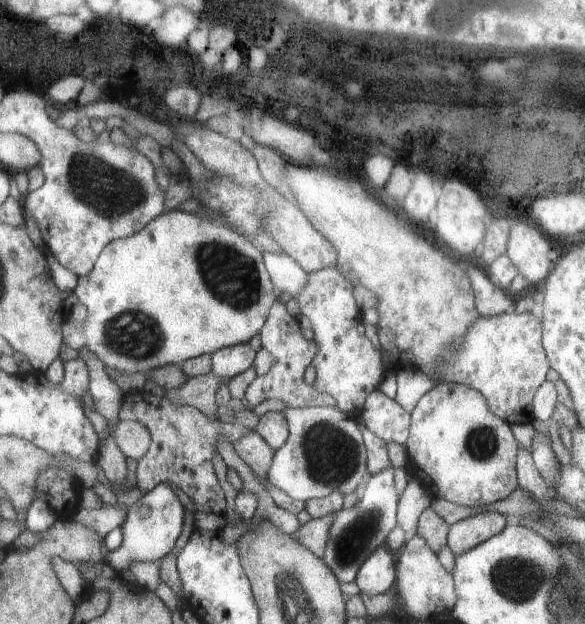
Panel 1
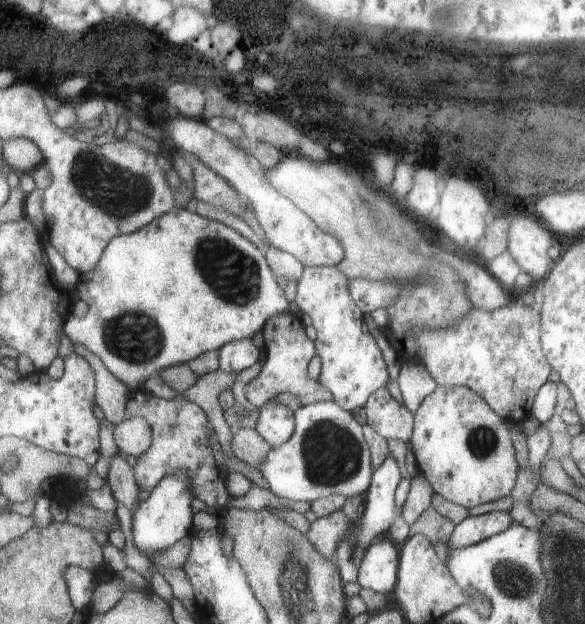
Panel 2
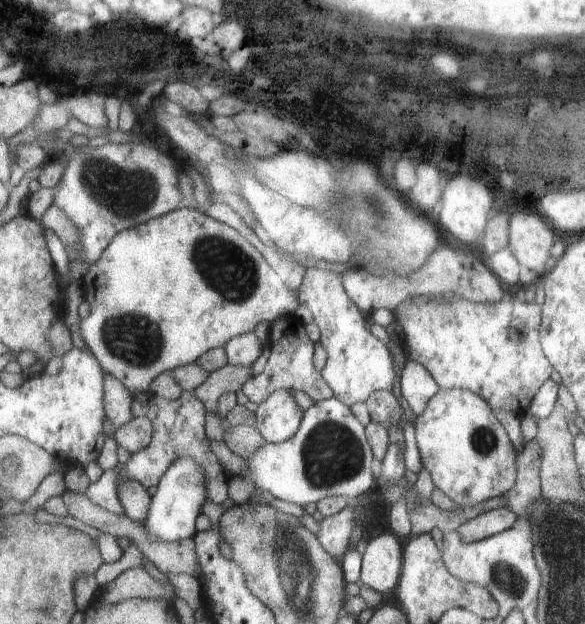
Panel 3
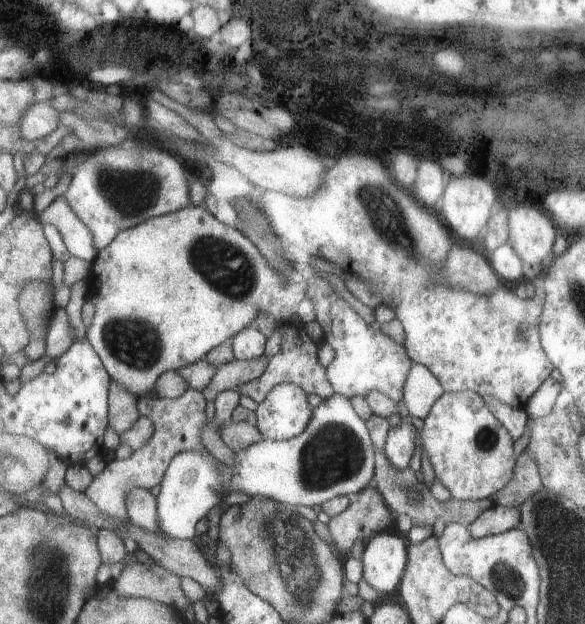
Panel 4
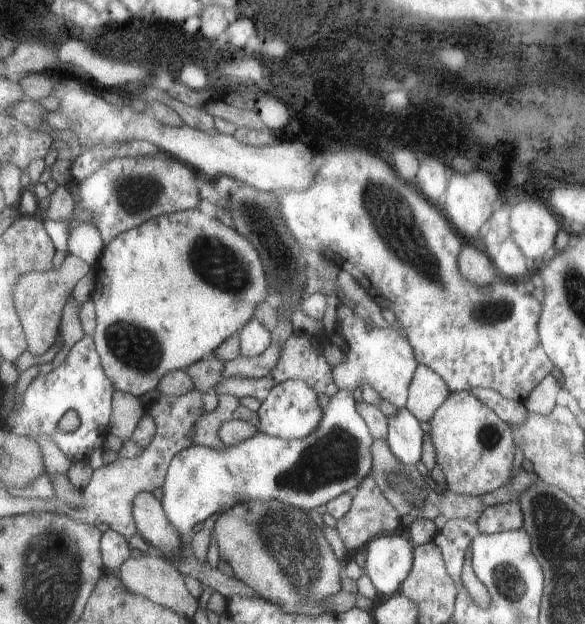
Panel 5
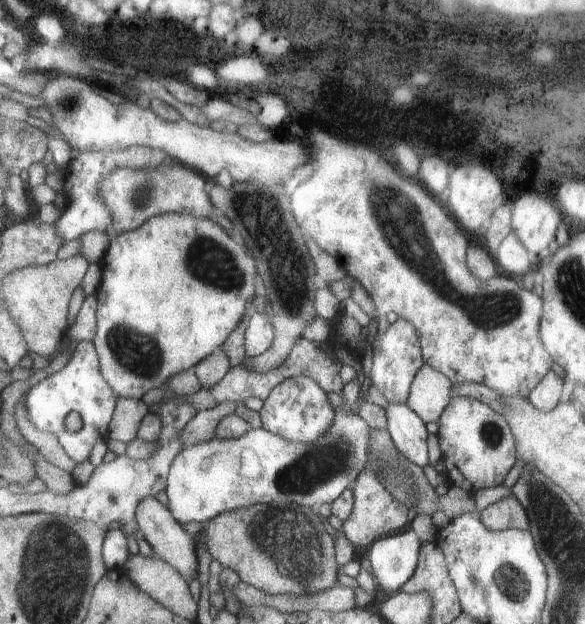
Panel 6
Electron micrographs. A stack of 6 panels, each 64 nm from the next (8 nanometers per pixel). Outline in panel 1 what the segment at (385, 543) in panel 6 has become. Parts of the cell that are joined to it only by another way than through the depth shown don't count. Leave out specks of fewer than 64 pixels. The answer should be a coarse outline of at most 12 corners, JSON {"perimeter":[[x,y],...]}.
{"perimeter":[[387,546],[363,564],[361,594],[381,596],[399,582],[397,556]]}

